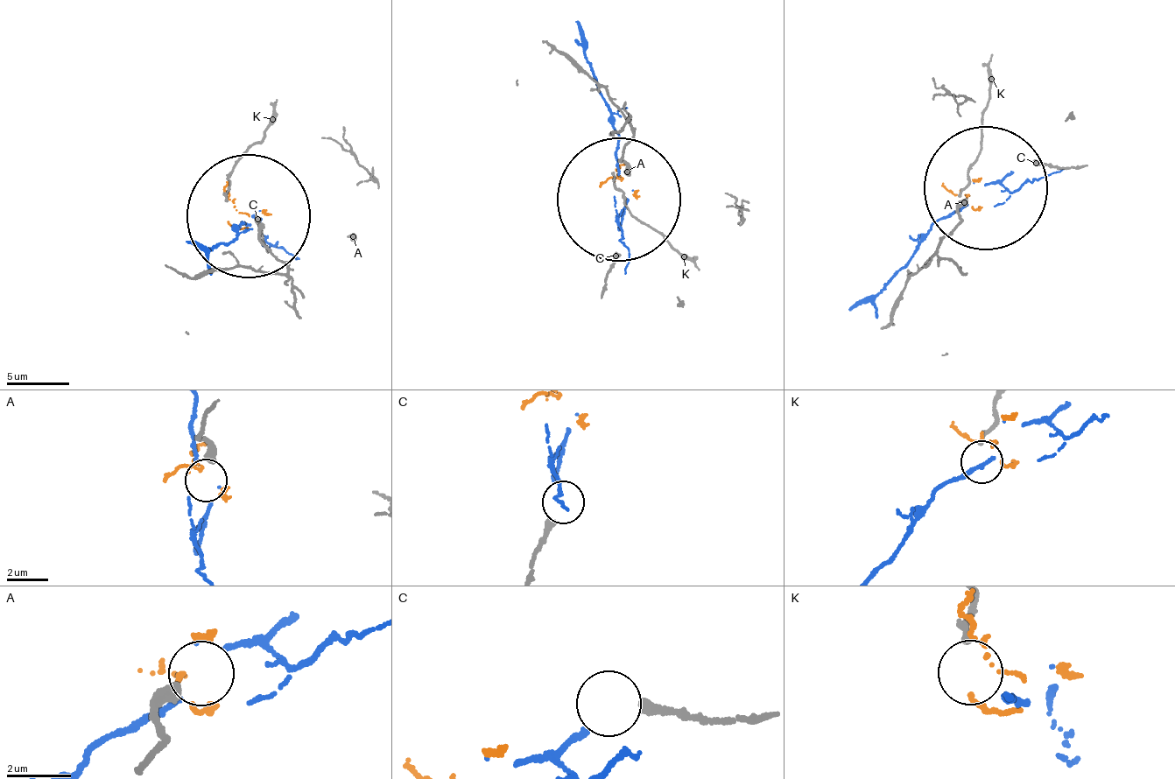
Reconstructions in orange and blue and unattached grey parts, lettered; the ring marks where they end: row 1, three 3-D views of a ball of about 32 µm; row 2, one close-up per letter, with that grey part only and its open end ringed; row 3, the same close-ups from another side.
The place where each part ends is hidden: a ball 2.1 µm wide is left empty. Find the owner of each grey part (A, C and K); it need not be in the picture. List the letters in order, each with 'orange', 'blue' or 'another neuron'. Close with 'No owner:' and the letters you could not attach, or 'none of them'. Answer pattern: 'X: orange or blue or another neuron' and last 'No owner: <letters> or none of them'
A: orange
C: blue
K: another neuron
No owner: K

